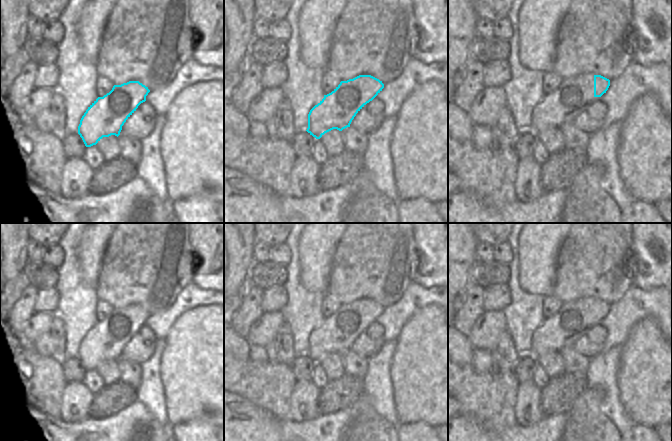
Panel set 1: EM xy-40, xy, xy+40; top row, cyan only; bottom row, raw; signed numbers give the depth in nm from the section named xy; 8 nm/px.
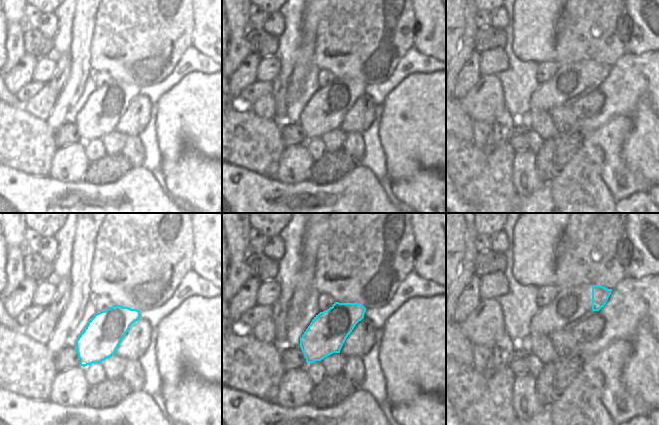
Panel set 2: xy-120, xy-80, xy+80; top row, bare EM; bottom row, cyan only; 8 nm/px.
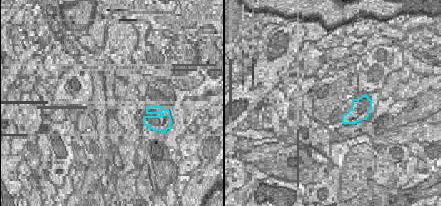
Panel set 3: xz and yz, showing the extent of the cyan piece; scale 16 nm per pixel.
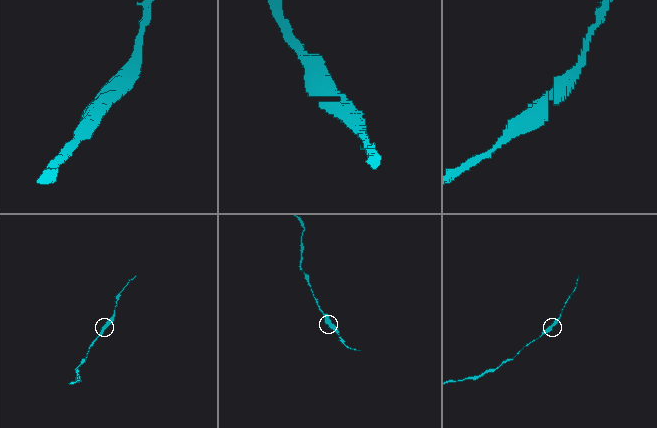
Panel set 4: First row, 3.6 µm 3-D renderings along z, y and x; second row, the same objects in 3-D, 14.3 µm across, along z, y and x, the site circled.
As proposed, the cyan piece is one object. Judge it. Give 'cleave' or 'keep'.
keep

